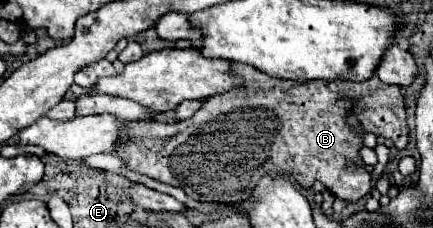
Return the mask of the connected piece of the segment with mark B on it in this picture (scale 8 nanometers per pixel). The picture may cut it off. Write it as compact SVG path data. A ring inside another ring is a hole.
M230 63L230 73L234 77L244 79L242 85L208 97L204 105L198 109L198 113L186 121L178 123L158 123L158 121L134 121L126 123L120 129L118 143L114 151L120 155L124 169L144 173L148 177L154 177L162 183L180 187L190 199L196 201L210 201L210 203L240 203L248 199L252 187L258 183L258 179L266 173L284 173L292 175L302 187L310 187L314 179L322 181L330 193L344 201L358 201L370 191L370 173L362 169L362 159L358 157L358 149L362 147L362 139L348 127L346 113L354 111L358 115L358 121L362 123L364 131L384 135L384 139L390 139L394 147L404 149L408 143L408 125L406 125L406 113L404 113L404 99L398 87L382 83L376 75L368 81L288 81L288 79L276 79L270 77L250 65L244 63ZM346 99L360 99L360 105L354 105ZM348 161L356 161L356 169L346 169Z

